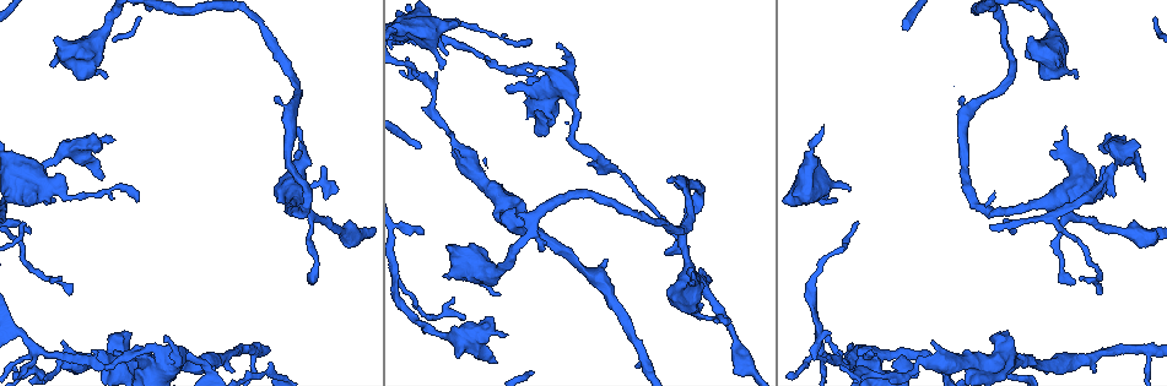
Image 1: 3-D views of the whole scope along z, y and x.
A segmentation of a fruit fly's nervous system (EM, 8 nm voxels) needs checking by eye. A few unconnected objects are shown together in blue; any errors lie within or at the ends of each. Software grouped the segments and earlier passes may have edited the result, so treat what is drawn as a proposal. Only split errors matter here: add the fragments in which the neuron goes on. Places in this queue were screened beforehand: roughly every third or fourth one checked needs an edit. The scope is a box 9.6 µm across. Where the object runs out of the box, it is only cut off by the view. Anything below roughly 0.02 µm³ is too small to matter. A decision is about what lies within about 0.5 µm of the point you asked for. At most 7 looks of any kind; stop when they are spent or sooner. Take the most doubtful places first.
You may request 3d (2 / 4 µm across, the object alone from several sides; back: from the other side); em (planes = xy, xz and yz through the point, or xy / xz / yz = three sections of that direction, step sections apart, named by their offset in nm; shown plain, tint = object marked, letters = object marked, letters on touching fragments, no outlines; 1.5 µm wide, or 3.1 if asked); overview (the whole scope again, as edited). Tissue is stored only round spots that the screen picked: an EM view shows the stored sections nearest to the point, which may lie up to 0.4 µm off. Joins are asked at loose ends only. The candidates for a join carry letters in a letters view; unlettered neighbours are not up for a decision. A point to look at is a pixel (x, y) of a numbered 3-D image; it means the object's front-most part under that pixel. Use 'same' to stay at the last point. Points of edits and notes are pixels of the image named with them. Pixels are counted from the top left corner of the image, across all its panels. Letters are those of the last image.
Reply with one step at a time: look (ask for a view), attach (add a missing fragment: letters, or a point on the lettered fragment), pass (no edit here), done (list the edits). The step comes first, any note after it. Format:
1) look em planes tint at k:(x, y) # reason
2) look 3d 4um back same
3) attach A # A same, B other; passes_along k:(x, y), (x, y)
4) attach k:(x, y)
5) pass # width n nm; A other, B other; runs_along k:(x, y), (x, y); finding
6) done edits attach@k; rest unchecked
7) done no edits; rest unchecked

look em planes tint at 1:(931, 345) # an open end

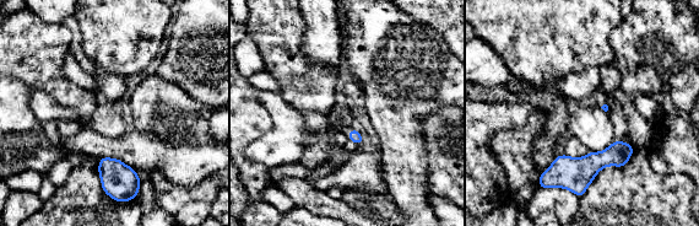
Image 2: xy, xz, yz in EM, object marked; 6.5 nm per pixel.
look em planes letters same # what lies round it

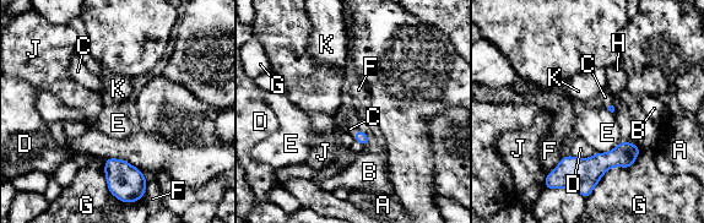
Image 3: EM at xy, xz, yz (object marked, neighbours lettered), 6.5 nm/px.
attach C # longest_contact G 460 nm; A other, B other, C same, D other, E other, F other, G other, H other, J other, K other; the neuron continues

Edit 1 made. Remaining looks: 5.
look overview

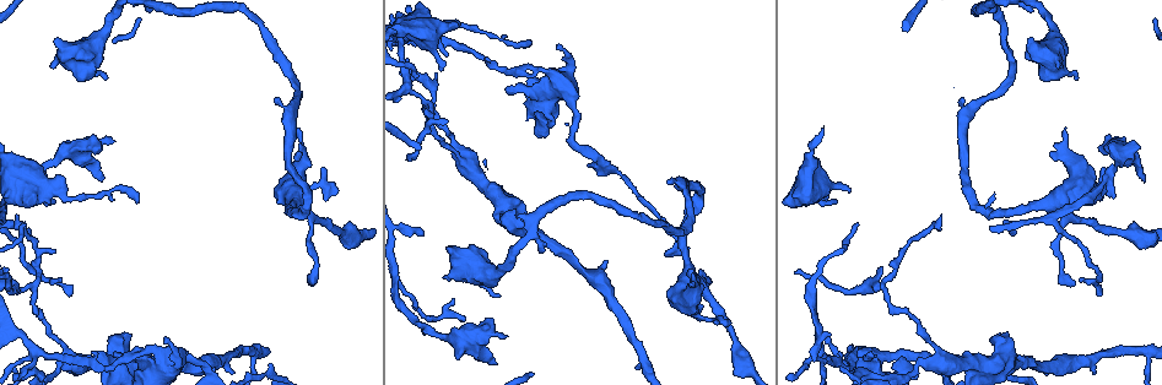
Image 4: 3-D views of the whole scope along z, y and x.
look 3d 2um back at 4:(827, 339) # thin end

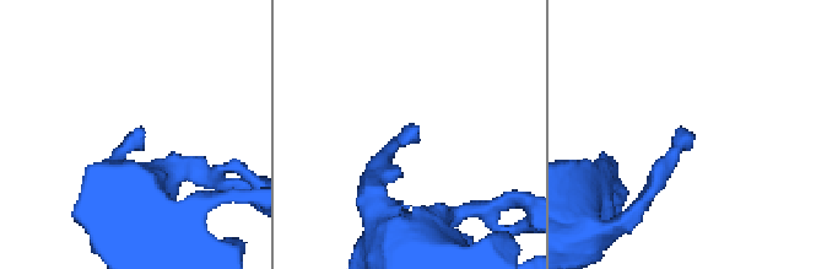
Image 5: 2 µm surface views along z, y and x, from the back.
look em planes letters at 5:(681, 125) # now the EM

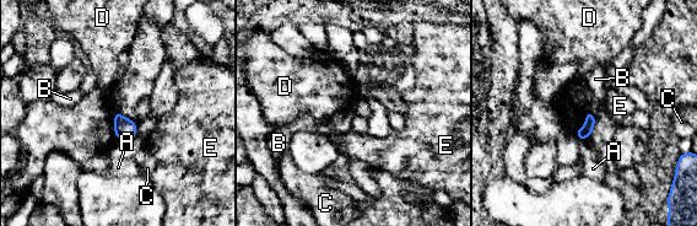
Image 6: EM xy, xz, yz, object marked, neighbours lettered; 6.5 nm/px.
pass # A other, B other, C other, D other, E other; border 6:(588, 111), (595, 118); none of them fits

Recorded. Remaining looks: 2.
look em yz step 8 letters at 4:(834, 200)

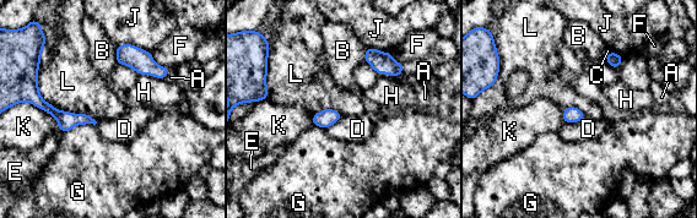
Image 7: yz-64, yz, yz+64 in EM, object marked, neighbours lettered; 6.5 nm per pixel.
look em planes letters same # cut it another way

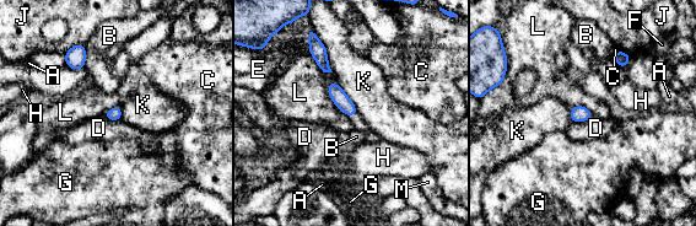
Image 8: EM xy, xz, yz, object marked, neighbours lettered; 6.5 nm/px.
pass # A other, B other, C other, D other, E other, F other, G other, H other, J other, K other, L other, M other; border 8:(328, 82), (329, 97), (349, 117); no lettered fragment goes on from it

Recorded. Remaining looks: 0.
done edits attach@3; rest unchecked

